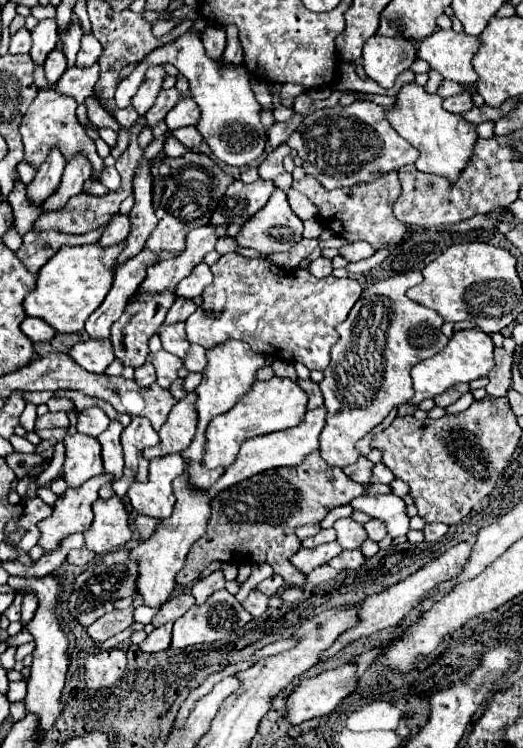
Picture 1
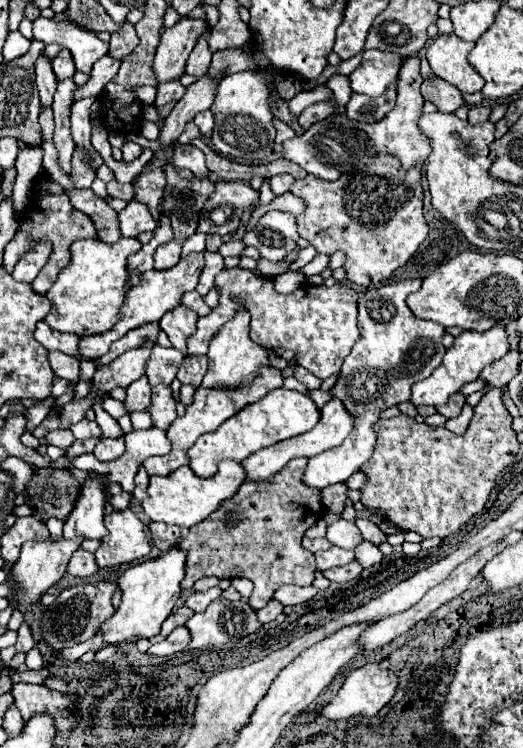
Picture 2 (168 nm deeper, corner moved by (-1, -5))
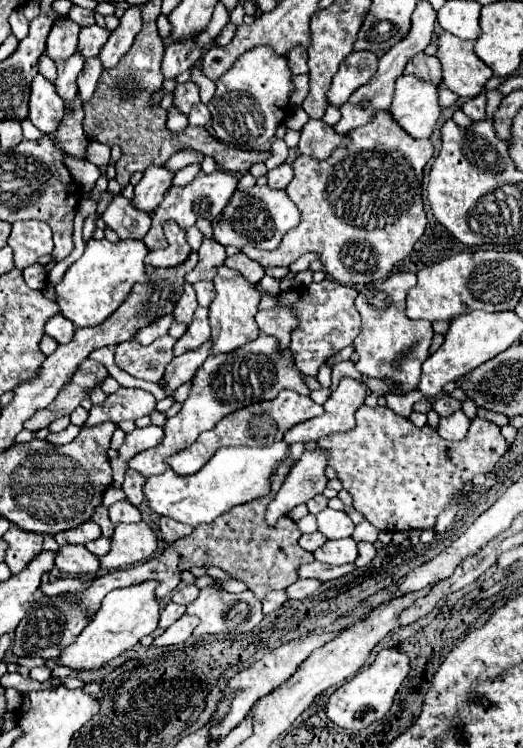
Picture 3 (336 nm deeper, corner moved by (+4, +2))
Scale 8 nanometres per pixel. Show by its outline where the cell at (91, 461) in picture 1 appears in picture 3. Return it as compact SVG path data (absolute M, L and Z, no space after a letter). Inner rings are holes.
M88 519L88 521L84 521L82 525L78 525L78 527L74 527L74 529L66 529L66 531L62 531L62 533L56 533L54 539L56 539L56 543L62 547L62 545L66 545L66 543L84 545L86 541L98 539L100 535L102 535L100 527L98 527L92 519Z

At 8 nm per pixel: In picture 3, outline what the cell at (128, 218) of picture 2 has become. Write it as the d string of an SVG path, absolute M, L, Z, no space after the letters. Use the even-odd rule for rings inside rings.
M150 167L144 171L142 181L134 187L134 199L132 205L138 211L152 213L160 203L166 193L166 189L172 185L174 173L170 173L164 167Z

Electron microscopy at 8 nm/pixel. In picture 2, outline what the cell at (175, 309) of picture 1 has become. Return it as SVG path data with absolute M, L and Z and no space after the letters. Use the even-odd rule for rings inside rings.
M193 290L193 292L185 292L183 294L183 304L191 310L195 310L199 316L207 316L211 312L211 308L203 302L203 298Z

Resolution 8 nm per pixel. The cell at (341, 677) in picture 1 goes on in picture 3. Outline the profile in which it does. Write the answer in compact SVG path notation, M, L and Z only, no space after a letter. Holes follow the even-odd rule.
M398 649L380 651L376 655L376 661L370 667L356 673L352 679L348 679L344 685L340 685L330 695L328 705L326 705L326 713L328 713L330 721L340 725L342 729L360 731L360 729L368 727L370 723L382 719L386 715L386 711L390 709L392 699L394 699L398 687L402 685L404 677L408 675L408 671L410 671L410 665L408 665L408 657L404 653L400 653Z

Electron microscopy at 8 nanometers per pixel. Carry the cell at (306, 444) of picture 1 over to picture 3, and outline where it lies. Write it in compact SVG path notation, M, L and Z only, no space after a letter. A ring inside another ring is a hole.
M344 377L336 391L332 391L332 395L328 397L328 401L324 403L326 413L322 417L304 421L302 425L296 425L294 429L284 433L284 443L292 445L292 443L318 443L322 437L340 433L340 431L348 431L350 427L356 425L354 413L356 409L364 403L364 397L368 395L368 389L364 383Z

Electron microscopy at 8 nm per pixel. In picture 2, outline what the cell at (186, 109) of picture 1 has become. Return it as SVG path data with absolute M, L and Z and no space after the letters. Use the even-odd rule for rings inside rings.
M205 110L205 112L199 112L199 116L195 116L195 124L199 126L201 134L209 134L213 130L213 114L211 110Z

